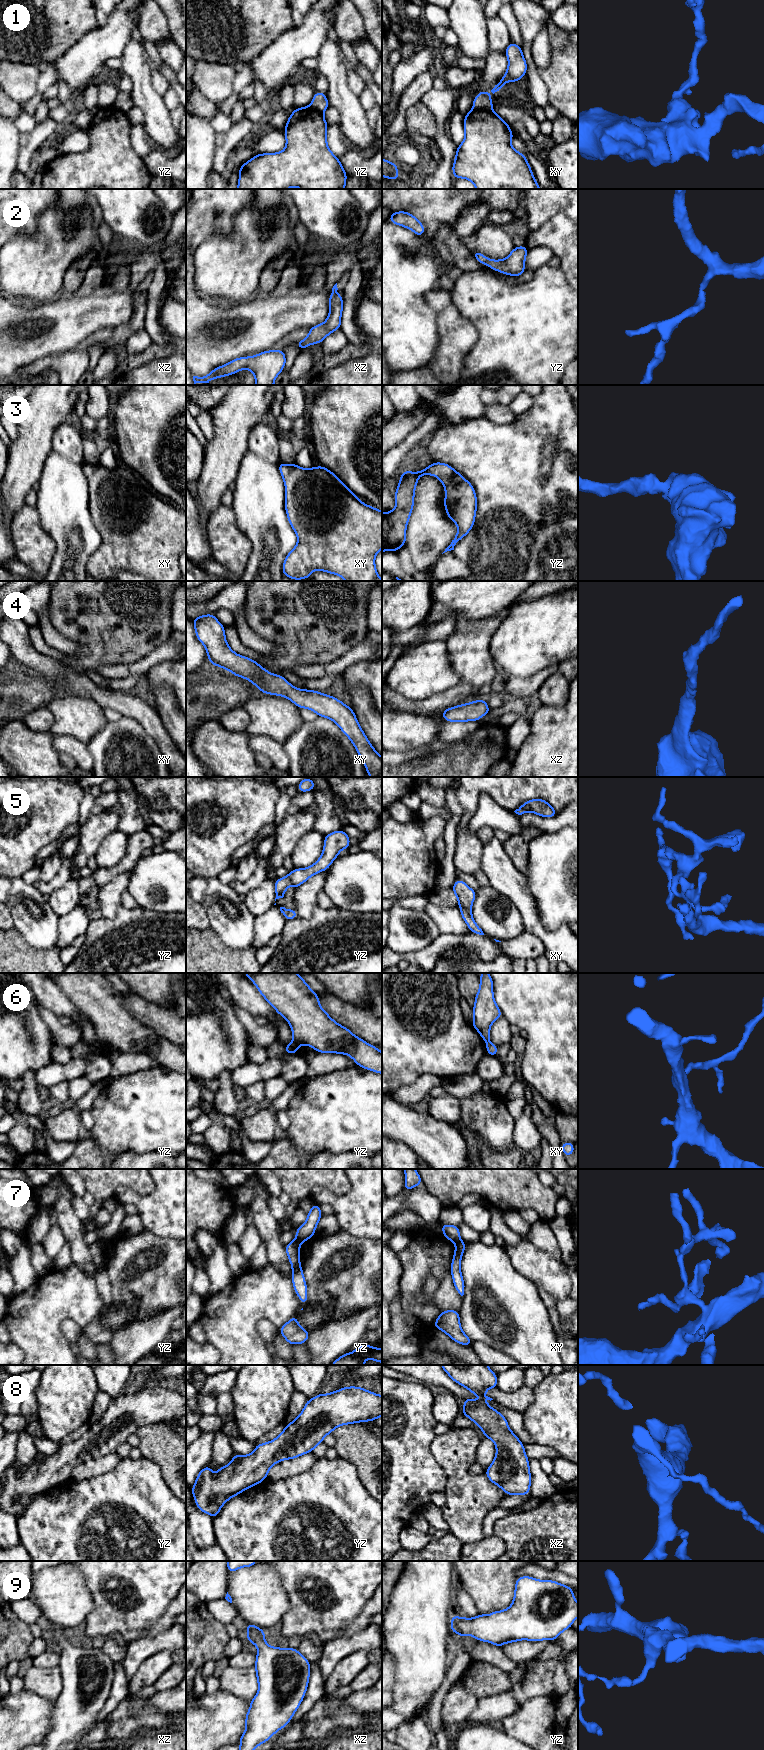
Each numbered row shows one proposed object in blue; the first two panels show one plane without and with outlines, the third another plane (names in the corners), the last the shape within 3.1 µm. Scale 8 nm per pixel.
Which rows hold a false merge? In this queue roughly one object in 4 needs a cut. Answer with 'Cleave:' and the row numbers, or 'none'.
Cleave: 1, 6, 7

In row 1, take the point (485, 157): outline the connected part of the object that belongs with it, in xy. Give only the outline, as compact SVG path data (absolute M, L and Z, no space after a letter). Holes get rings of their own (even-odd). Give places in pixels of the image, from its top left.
M472 109L464 116L465 138L457 147L452 172L454 179L464 178L471 181L476 189L541 189L537 184L531 167L523 153L516 151L510 141L514 137L507 124L492 109Z

